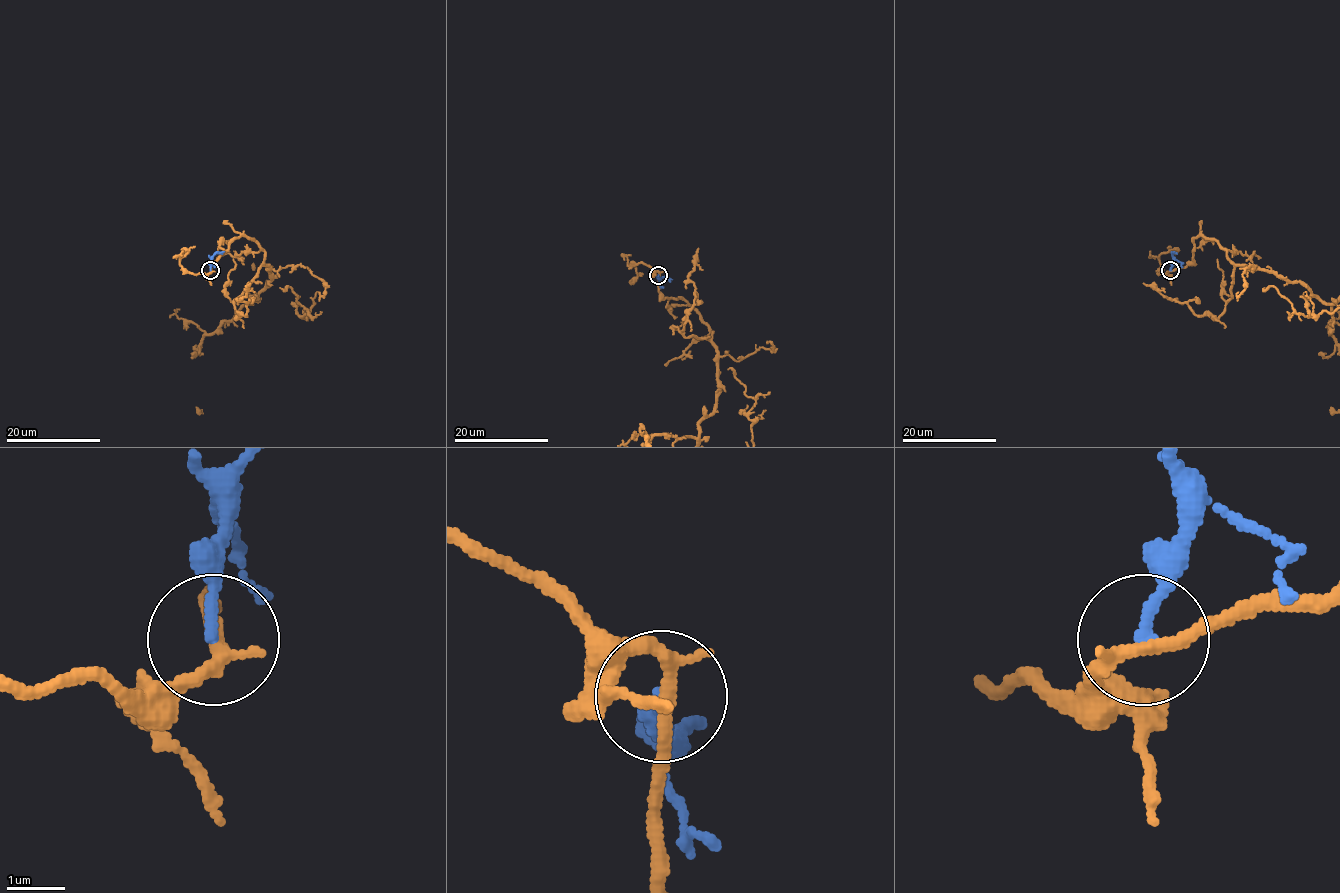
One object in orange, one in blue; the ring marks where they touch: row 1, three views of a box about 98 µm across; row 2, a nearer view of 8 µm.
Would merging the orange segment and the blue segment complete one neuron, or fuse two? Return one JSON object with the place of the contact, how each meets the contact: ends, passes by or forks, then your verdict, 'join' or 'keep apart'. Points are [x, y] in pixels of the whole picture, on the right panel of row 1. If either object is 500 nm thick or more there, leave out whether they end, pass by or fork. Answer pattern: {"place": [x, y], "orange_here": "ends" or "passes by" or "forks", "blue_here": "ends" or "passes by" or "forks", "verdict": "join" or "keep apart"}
{"place": [1170, 270], "orange_here": "passes by", "blue_here": "ends", "verdict": "keep apart"}

